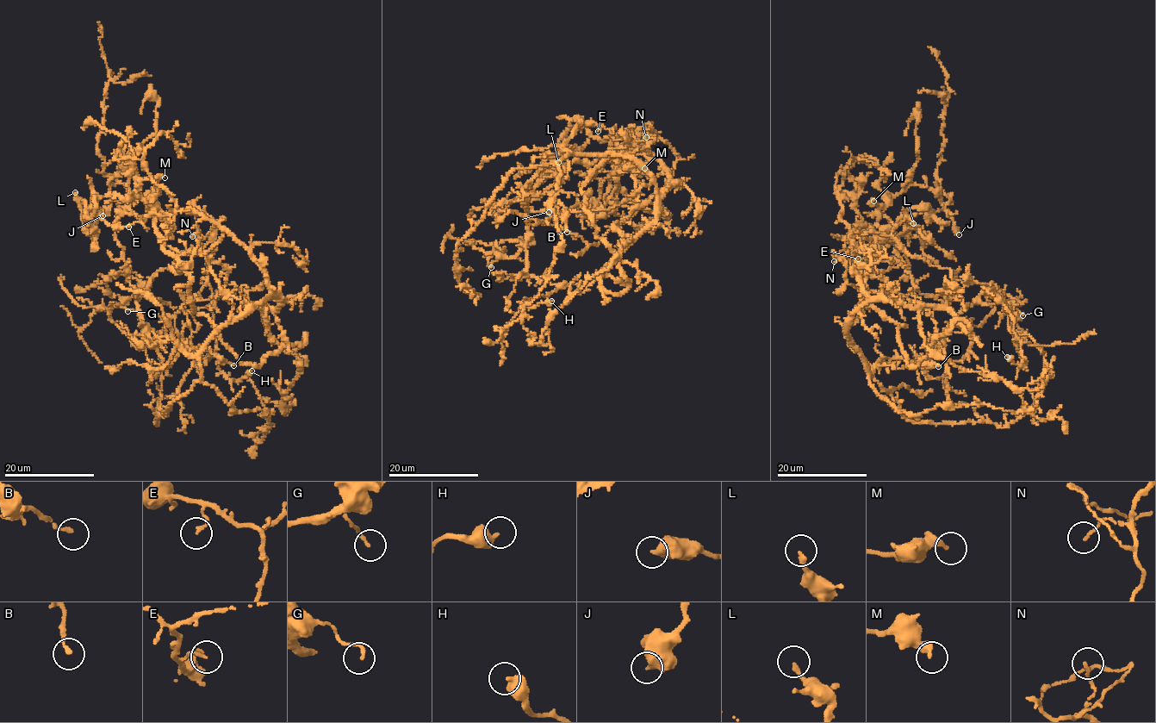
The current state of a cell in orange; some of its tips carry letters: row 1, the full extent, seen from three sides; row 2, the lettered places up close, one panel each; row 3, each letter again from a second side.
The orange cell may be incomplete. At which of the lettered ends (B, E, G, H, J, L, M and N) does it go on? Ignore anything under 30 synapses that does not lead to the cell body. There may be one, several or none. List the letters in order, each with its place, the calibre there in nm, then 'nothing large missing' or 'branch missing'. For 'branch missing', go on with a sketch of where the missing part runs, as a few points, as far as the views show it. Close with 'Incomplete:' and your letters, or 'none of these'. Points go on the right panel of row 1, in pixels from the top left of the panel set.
B: place (938, 366); calibre 170 nm; nothing large missing
E: place (858, 258); calibre 110 nm; nothing large missing
G: place (1022, 315); calibre 140 nm; nothing large missing
H: place (1007, 357); calibre 440 nm; nothing large missing
J: place (959, 234); calibre 550 nm; nothing large missing
L: place (913, 223); calibre 200 nm; nothing large missing
M: place (873, 201); calibre 320 nm; nothing large missing
N: place (834, 261); calibre 110 nm; nothing large missing
Incomplete: none of these

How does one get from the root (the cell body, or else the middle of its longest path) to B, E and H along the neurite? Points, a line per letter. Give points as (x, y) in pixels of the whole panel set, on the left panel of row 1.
B: (265, 271), (268, 296), (217, 328), (194, 355), (157, 338), (165, 365), (184, 345), (233, 365)
E: (265, 271), (250, 250), (198, 214), (179, 210), (162, 216), (150, 214), (145, 221), (128, 227)
H: (265, 271), (282, 299), (276, 309), (264, 312), (239, 289), (213, 311), (219, 369), (234, 380), (251, 370)

